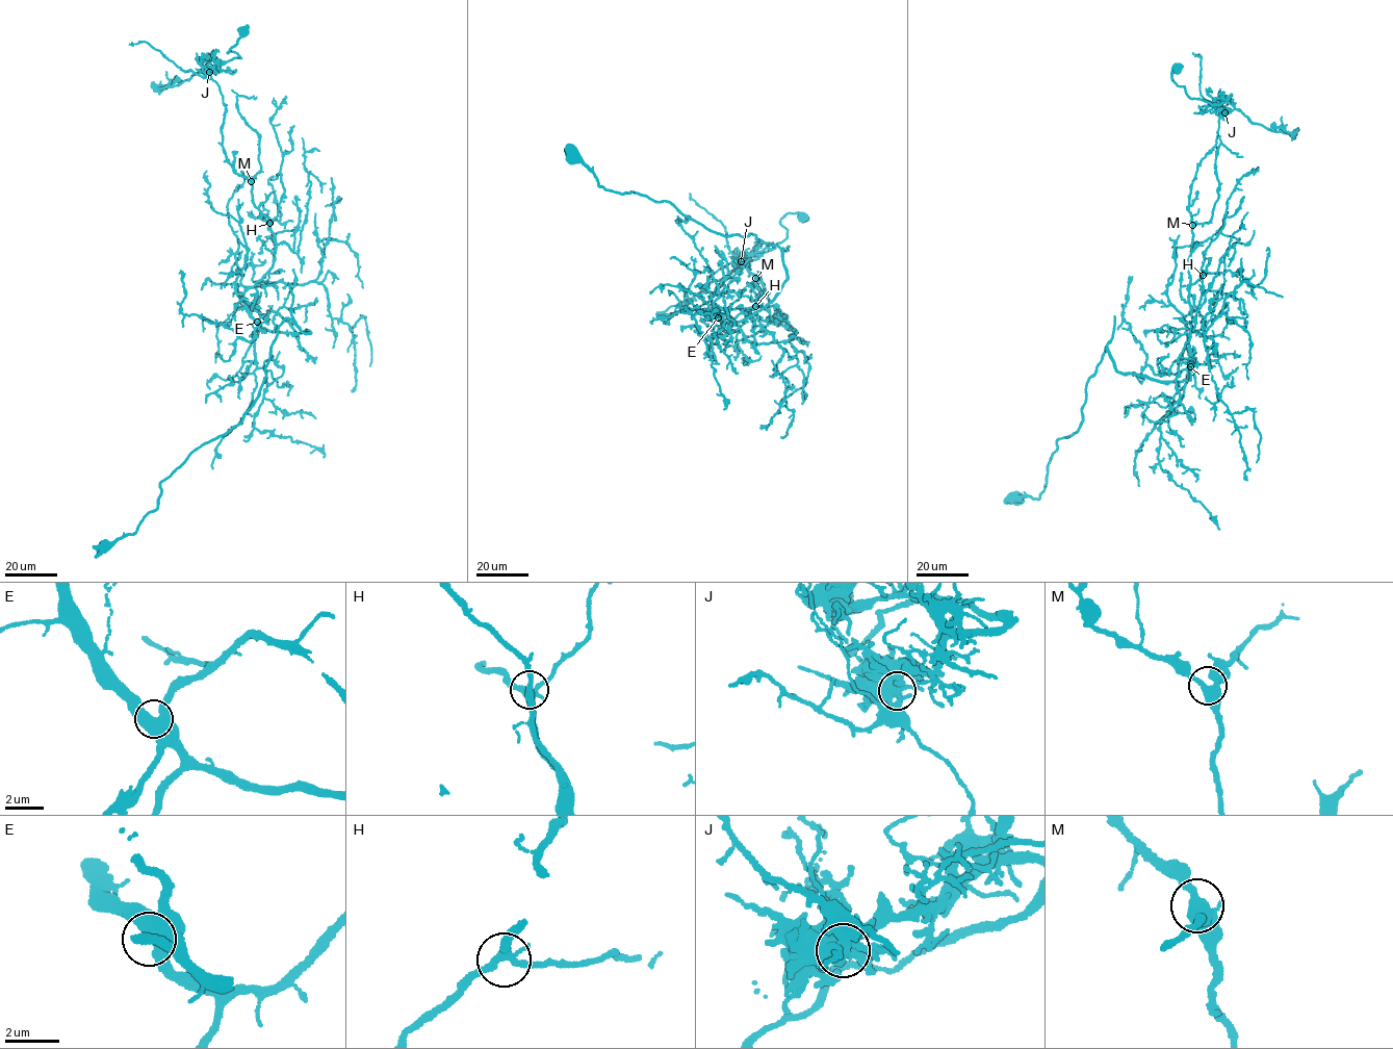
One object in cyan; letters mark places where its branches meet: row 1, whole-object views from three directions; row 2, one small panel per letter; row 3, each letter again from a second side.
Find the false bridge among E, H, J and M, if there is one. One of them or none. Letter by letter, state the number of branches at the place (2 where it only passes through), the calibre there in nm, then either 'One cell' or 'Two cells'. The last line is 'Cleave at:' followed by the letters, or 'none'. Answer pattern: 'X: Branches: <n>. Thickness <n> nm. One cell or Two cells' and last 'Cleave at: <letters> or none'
E: Branches: 3. Thickness 480 nm. One cell
H: Branches: 4. Thickness 300 nm. One cell
J: Branches: 5. Thickness 550 nm. Two cells
M: Branches: 4. Thickness 380 nm. One cell
Cleave at: J

